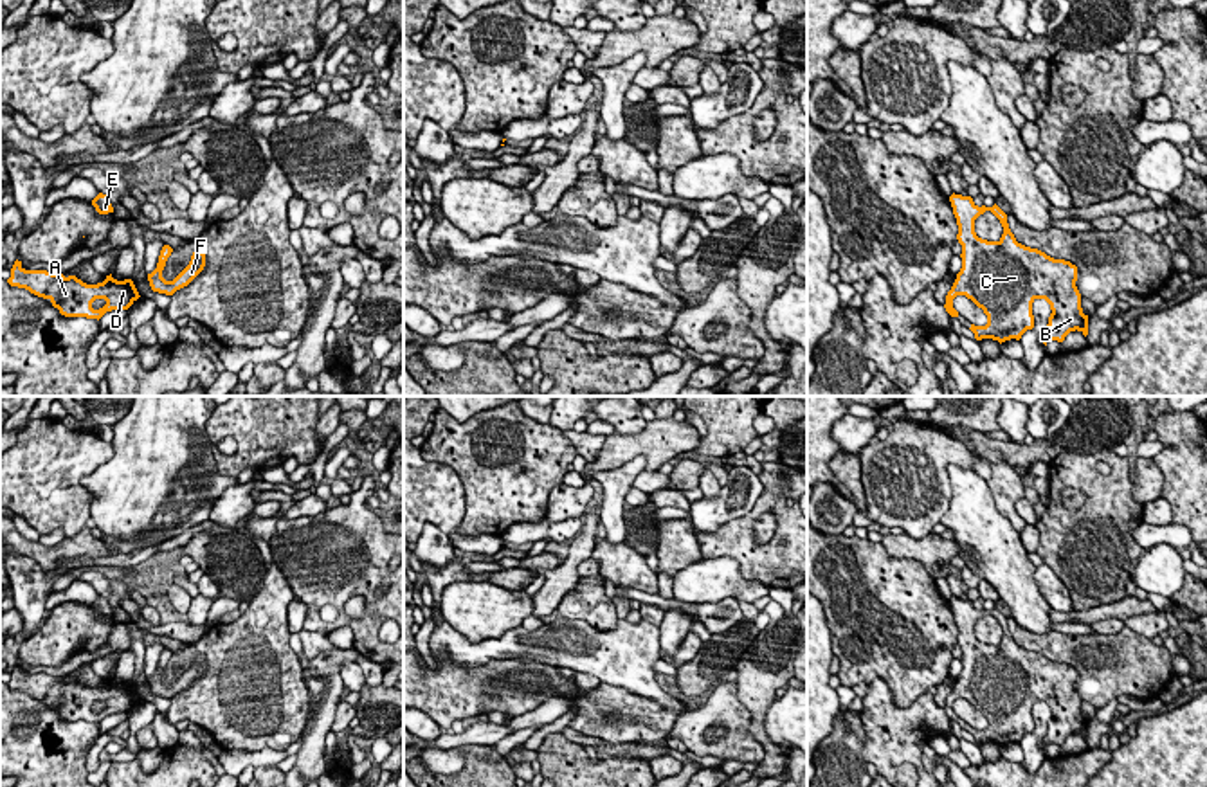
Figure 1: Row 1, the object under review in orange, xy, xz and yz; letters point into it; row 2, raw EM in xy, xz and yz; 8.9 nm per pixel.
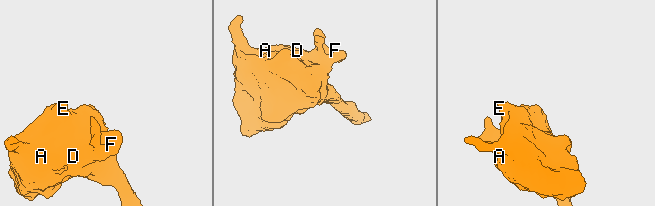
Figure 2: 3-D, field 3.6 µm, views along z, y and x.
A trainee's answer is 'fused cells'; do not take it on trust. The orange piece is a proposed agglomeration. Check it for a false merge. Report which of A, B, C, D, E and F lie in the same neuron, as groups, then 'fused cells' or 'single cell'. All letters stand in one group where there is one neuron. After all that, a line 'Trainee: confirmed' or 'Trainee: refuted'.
A B C D E F; single cell
Trainee: refuted

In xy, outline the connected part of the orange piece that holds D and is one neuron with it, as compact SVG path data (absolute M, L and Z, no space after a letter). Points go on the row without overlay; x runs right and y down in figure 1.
M18 663L7 686L49 702L65 720L97 724L106 715L128 713L141 701L132 683L117 684L110 677L103 686L86 688L76 679L65 681L47 674L25 674Z

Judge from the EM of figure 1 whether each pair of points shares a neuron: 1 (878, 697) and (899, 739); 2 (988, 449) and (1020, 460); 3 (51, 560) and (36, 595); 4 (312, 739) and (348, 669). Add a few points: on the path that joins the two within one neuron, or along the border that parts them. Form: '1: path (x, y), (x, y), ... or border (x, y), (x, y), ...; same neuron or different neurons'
1: path (878, 708), (889, 728); same neuron
2: path (995, 451), (1013, 454); same neuron
3: border (18, 551), (47, 571), (85, 557); different neurons
4: border (355, 660), (346, 660), (341, 667), (343, 687); different neurons

